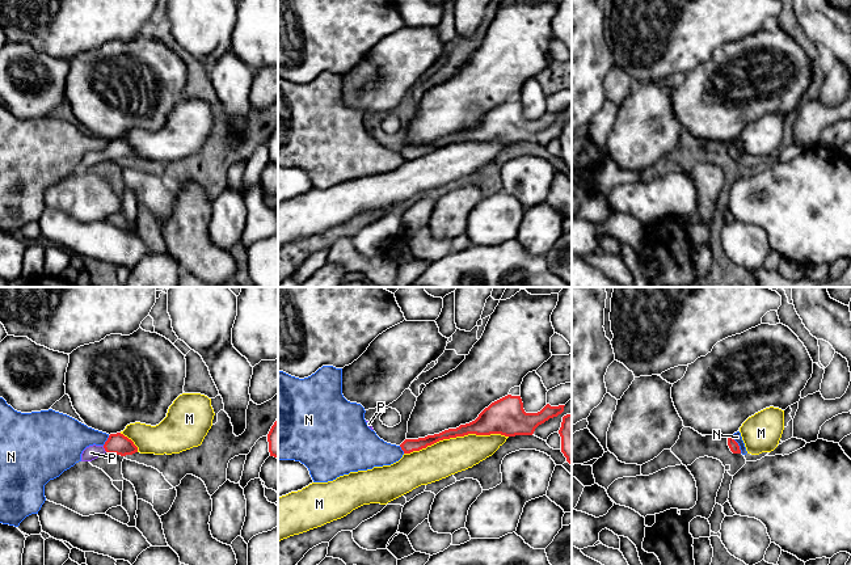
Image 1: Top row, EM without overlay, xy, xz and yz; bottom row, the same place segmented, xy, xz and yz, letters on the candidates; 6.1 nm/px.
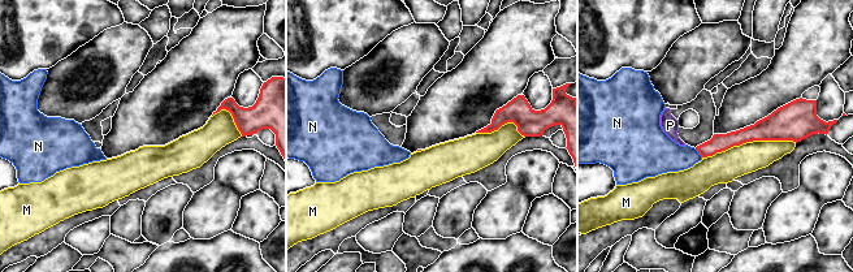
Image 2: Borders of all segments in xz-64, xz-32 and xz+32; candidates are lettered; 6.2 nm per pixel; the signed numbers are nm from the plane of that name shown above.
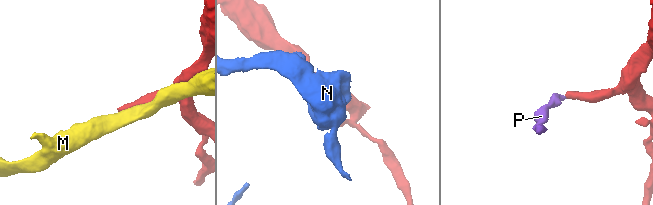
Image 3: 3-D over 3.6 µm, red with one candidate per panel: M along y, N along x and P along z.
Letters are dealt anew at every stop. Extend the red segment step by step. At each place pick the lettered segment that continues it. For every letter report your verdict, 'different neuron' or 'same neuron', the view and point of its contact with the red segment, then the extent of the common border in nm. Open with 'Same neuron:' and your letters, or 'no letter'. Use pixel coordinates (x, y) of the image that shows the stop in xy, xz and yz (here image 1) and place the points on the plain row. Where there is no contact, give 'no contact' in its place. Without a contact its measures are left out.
Same neuron: P
M: different neuron; contact xz (455, 143); length 650 nm
N: different neuron; contact yz (737, 151); length 130 nm
P: same neuron; contact xy (104, 154); length 50 nm

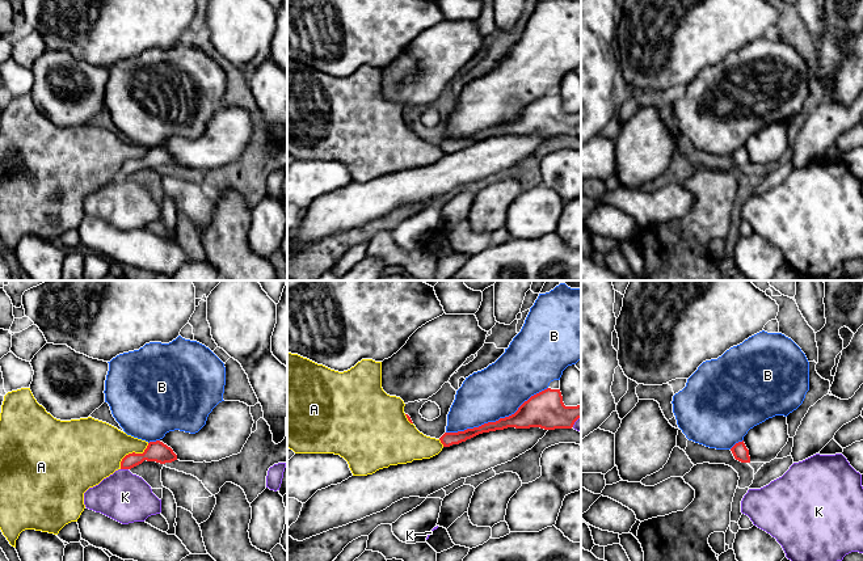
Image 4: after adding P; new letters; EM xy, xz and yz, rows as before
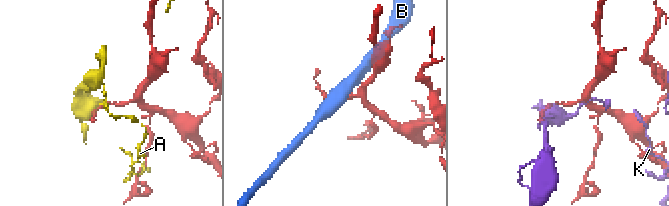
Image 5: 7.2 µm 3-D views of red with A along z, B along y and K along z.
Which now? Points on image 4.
Same neuron: no letter
A: different neuron; contact xy (133, 159); length 240 nm
B: different neuron; contact xz (496, 127); length 700 nm
K: different neuron; contact xy (125, 174); length 50 nm

